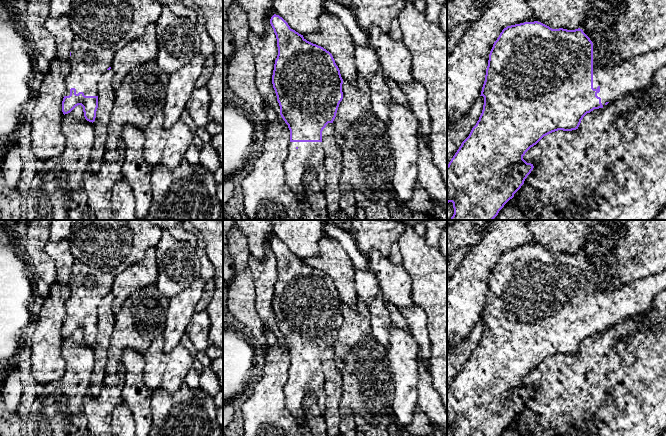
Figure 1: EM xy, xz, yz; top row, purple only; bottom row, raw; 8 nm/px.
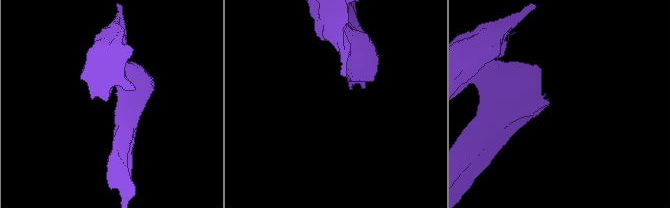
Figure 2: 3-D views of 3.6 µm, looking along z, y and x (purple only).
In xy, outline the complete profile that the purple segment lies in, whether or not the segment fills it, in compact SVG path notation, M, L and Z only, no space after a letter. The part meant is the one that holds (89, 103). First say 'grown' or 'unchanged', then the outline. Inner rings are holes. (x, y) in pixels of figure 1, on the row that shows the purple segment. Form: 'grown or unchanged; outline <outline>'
grown; outline M75 35L69 58L71 71L65 78L66 91L62 101L64 115L81 105L85 119L92 123L95 121L98 108L98 81L106 70L111 69L114 54L115 52L107 47L91 43Z

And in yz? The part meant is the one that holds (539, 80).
grown; outline M534 21L507 26L502 30L489 54L485 81L480 95L484 97L482 113L469 136L462 142L461 146L447 165L447 203L452 202L454 208L454 214L450 220L493 220L504 205L514 197L514 194L521 188L525 179L533 170L533 164L527 163L523 159L523 156L531 147L536 145L544 136L552 132L578 129L583 117L594 109L603 108L604 105L614 102L630 93L643 91L649 86L655 73L662 66L666 65L666 45L660 49L650 51L646 54L639 54L610 66L609 64L612 55L613 52L610 49L604 50L602 47L593 44L590 38L580 28L575 30L563 28L552 29L541 22Z

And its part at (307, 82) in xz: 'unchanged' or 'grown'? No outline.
grown

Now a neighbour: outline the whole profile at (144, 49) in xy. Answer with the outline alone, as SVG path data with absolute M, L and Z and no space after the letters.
M149 24L144 34L128 43L115 52L111 69L114 72L112 85L117 89L124 77L135 67L156 59L158 42L156 37L156 24Z

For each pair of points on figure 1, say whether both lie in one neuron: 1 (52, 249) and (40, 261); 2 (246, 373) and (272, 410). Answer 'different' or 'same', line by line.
1: different
2: different

